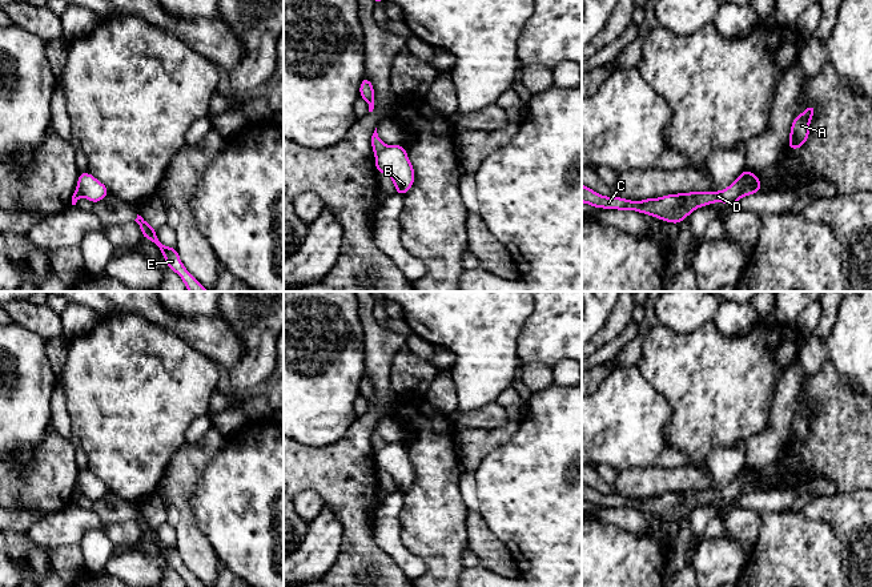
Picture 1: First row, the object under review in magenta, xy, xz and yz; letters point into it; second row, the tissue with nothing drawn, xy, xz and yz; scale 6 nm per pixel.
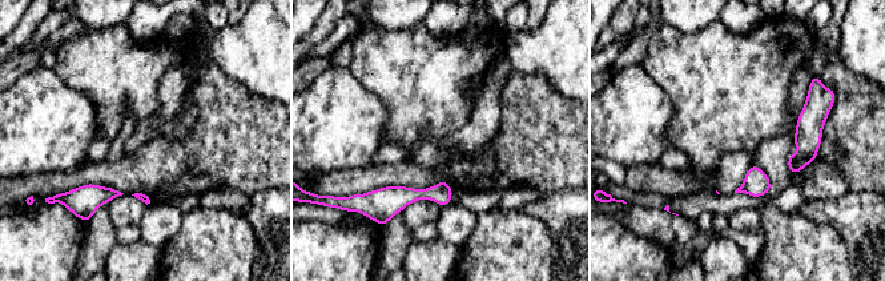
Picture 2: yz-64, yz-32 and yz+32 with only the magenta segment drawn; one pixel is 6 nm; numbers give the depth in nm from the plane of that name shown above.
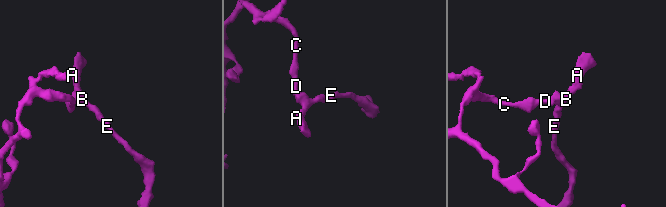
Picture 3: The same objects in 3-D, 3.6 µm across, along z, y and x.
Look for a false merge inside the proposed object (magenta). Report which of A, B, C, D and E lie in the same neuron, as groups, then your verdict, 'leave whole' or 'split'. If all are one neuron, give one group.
A B E / C D | split

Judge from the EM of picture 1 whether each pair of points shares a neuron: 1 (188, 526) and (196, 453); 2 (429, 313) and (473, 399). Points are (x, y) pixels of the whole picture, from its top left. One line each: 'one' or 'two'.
1: one
2: one

